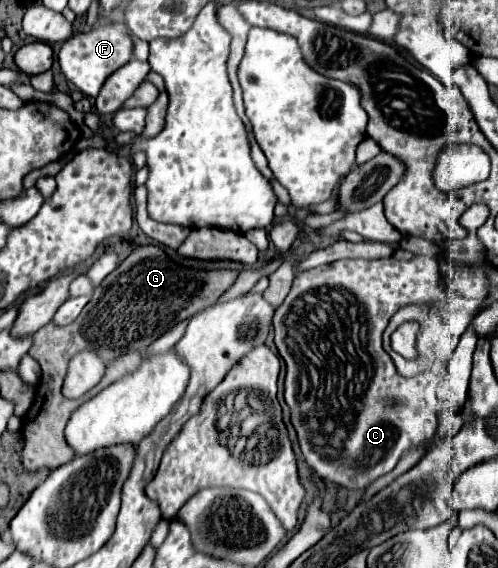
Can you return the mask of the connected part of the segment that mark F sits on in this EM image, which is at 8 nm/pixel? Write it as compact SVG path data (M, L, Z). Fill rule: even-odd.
M96 26L88 34L72 36L68 42L62 44L62 50L58 54L58 62L62 68L62 74L68 82L72 82L82 94L96 98L100 86L104 80L118 70L122 64L126 64L132 58L132 36L128 34L126 26Z

